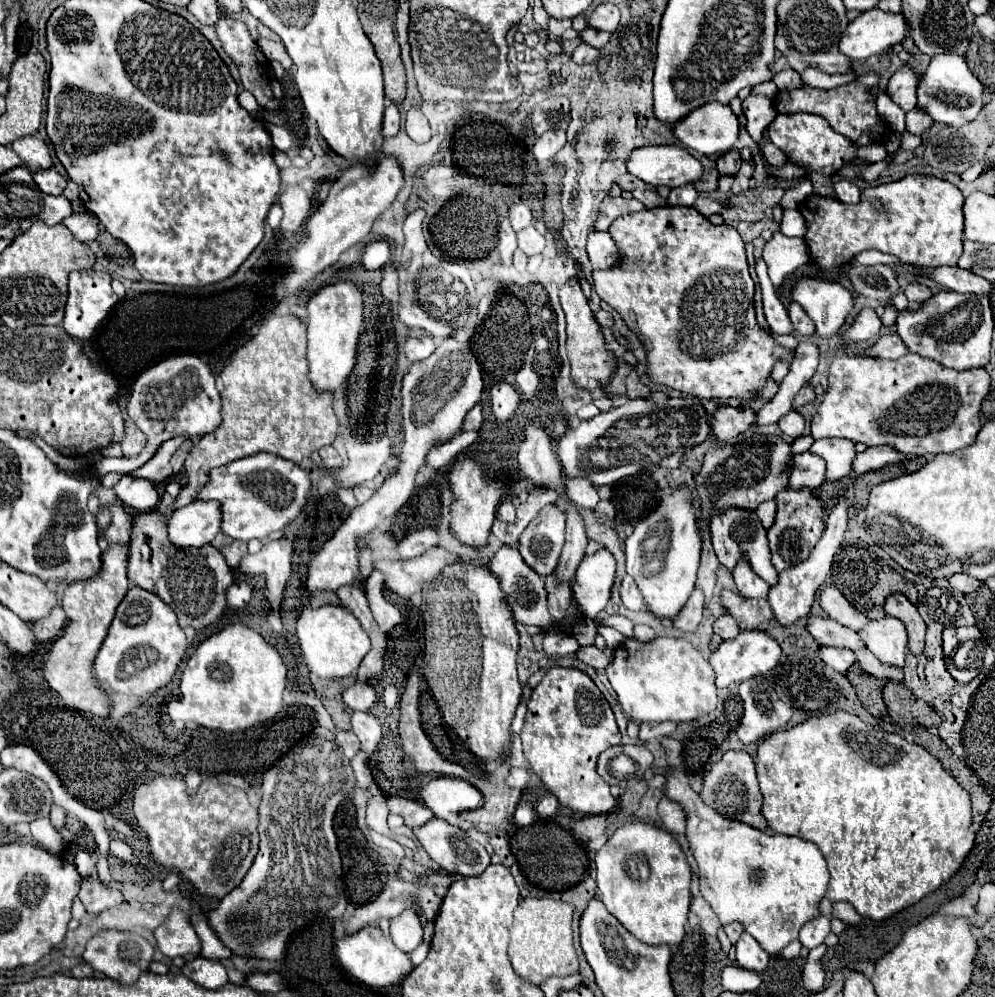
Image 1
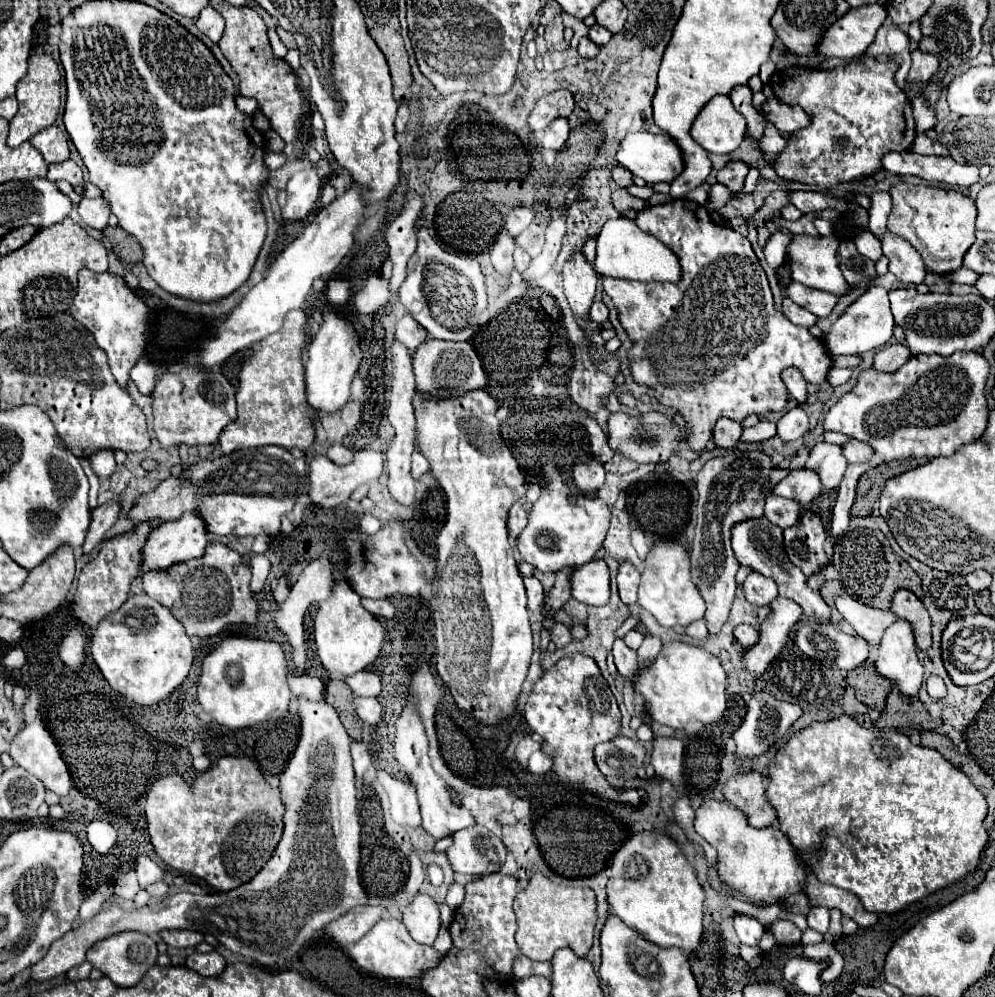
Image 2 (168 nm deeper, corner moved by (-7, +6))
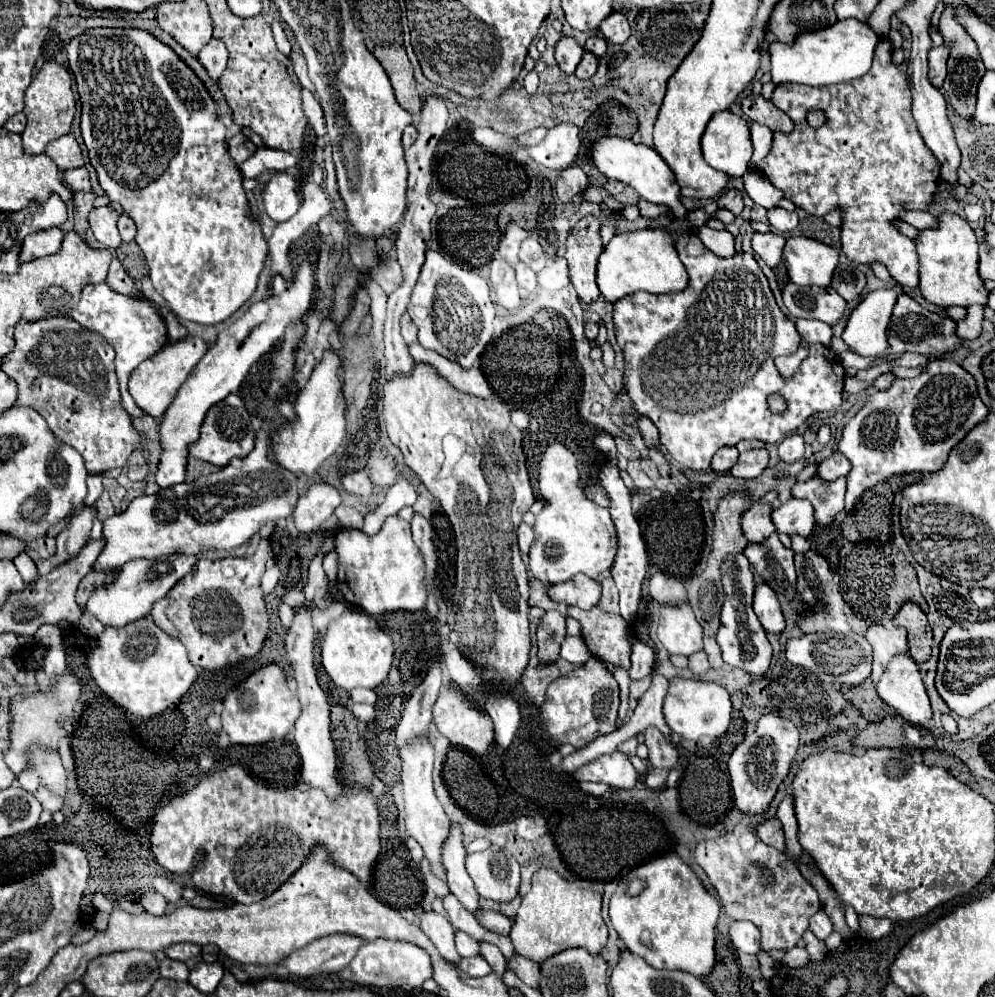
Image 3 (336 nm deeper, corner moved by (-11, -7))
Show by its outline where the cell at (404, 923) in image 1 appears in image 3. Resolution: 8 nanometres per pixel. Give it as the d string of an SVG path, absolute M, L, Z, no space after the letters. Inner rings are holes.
M435 911L421 913L419 927L421 927L421 931L425 931L425 935L437 947L437 951L441 953L443 959L449 959L449 963L461 961L461 957L455 951L455 943L453 943L455 931L453 931L451 923L441 913L435 913Z

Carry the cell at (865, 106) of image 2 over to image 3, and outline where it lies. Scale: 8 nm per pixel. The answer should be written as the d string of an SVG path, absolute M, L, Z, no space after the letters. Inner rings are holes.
M881 37L873 67L861 79L849 83L835 83L829 87L809 87L797 83L777 85L771 101L785 111L793 123L793 133L773 133L771 153L757 165L763 175L785 193L789 201L803 207L813 215L825 215L827 211L839 207L843 209L841 223L841 249L843 253L857 263L869 265L871 261L881 261L887 265L891 277L905 289L915 289L919 285L919 257L915 243L901 235L889 221L897 219L903 209L925 211L931 199L935 197L939 181L939 163L935 155L925 147L917 125L911 117L911 89L907 83L907 67L891 65L891 43L887 37ZM809 111L825 113L825 125L813 129L807 123Z

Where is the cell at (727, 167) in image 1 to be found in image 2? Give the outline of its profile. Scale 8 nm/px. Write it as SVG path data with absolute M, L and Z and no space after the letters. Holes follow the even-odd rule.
M729 162L723 170L719 170L717 182L727 186L735 194L735 192L741 190L747 172L749 172L749 166L745 162Z

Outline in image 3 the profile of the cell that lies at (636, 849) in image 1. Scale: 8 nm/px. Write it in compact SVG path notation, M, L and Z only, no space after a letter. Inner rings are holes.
M673 851L633 869L619 881L609 903L609 919L629 951L641 955L651 967L681 969L697 977L705 977L715 963L717 915L717 899Z

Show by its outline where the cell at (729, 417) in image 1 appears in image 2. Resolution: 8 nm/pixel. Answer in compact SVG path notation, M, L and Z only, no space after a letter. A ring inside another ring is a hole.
M719 418L713 428L713 440L719 448L733 448L739 442L743 426L739 422L729 422L727 418Z

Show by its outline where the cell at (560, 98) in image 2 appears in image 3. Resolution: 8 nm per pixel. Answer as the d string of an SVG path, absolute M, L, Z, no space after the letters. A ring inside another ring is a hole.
M535 127L535 129L531 129L531 131L527 131L527 133L523 133L523 135L519 135L517 137L517 141L521 143L521 145L525 145L525 147L529 147L529 145L537 145L537 143L541 143L541 139L547 135L547 127Z

